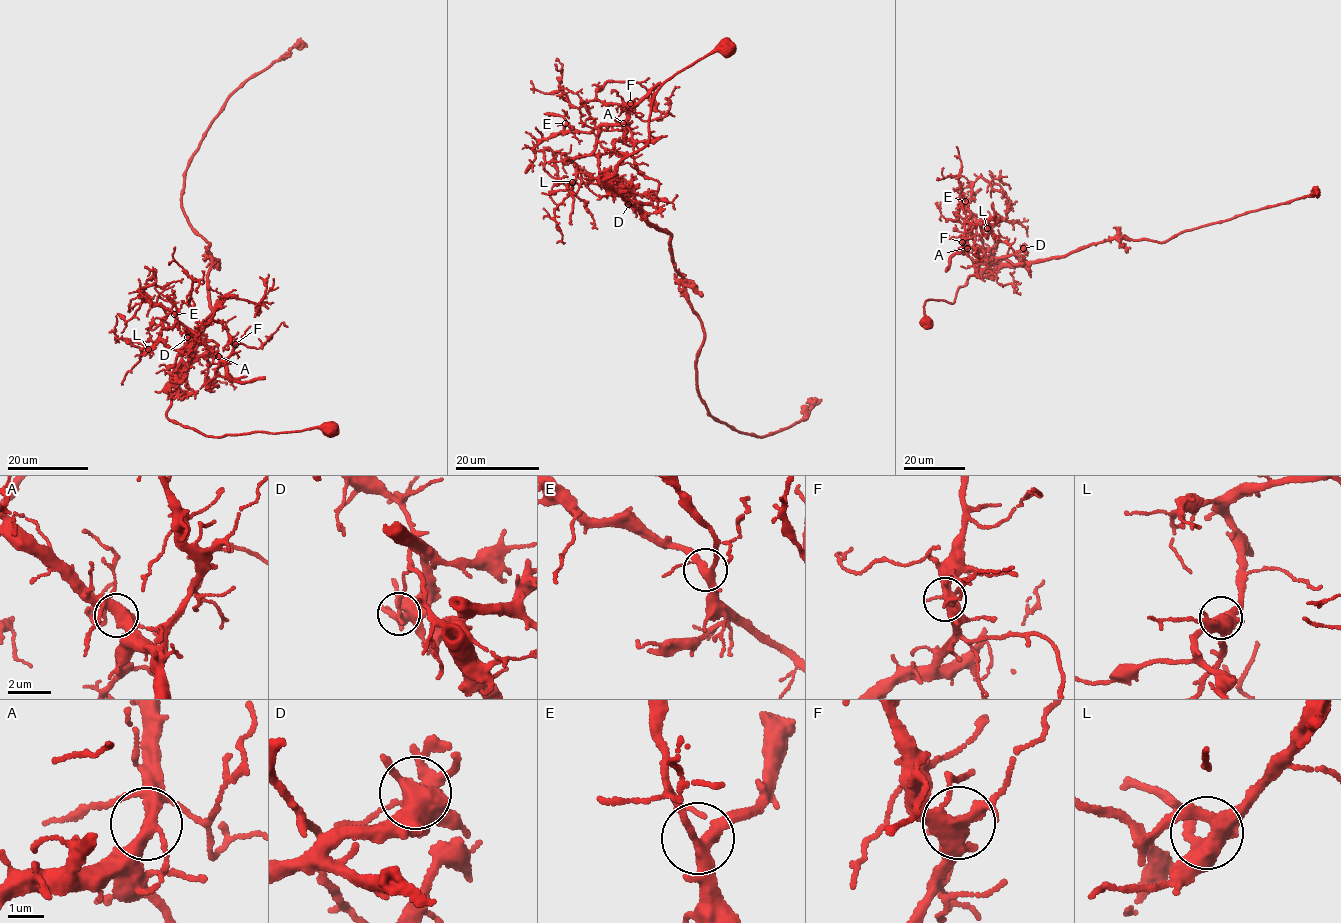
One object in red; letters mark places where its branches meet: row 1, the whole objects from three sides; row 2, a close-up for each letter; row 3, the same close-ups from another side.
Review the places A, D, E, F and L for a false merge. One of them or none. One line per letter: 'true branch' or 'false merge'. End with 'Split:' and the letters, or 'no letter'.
A: true branch
D: false merge
E: true branch
F: true branch
L: true branch
Split: D

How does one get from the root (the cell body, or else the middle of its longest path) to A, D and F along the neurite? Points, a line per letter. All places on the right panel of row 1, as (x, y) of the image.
A: (925, 320), (926, 300), (952, 303), (969, 277), (989, 270), (982, 239), (969, 230), (967, 248)
D: (925, 320), (926, 300), (952, 303), (969, 277), (1019, 262), (1022, 248)
F: (925, 320), (926, 300), (952, 303), (969, 277), (989, 270), (982, 239), (969, 230), (961, 252), (962, 242)

